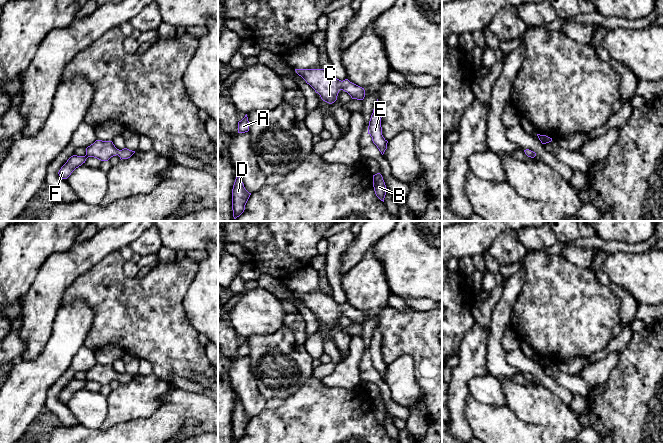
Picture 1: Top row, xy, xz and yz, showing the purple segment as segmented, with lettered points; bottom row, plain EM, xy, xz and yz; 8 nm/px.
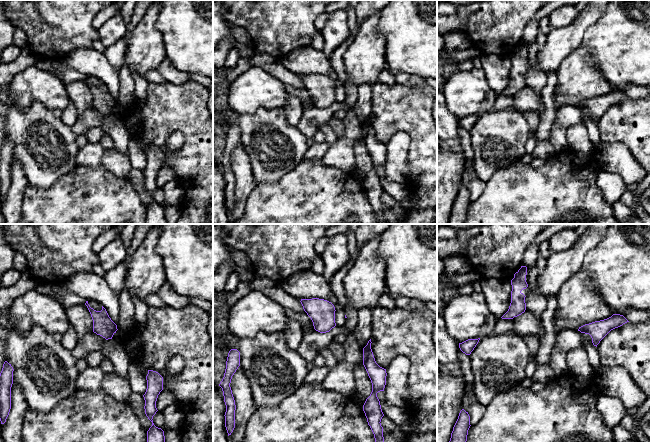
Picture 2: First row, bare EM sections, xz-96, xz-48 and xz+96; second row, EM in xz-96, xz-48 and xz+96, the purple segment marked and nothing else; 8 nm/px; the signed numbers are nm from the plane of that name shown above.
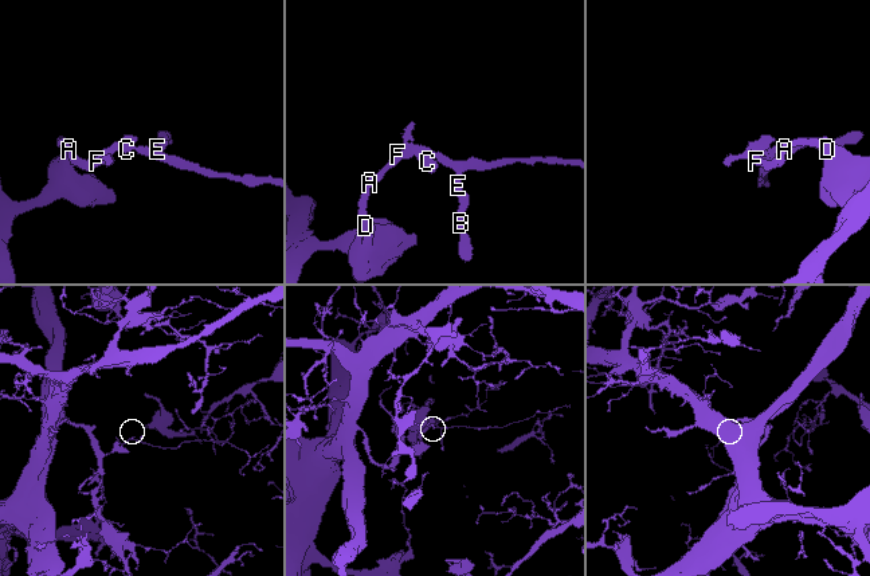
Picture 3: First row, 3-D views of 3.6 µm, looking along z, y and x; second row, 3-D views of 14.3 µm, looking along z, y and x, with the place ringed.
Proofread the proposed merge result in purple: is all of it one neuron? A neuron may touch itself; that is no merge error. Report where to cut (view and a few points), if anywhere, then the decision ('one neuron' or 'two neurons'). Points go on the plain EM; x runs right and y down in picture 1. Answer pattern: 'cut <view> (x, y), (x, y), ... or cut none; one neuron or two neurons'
cut none; one neuron

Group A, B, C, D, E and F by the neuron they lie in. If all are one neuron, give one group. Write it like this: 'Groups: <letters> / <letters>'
Groups: A B C D E F

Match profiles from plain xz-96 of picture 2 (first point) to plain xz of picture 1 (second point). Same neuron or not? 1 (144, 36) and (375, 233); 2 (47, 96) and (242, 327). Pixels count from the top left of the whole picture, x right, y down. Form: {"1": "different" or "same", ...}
{"1": "different", "2": "same"}

